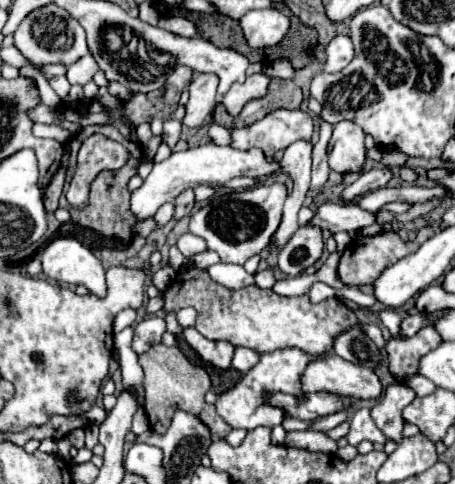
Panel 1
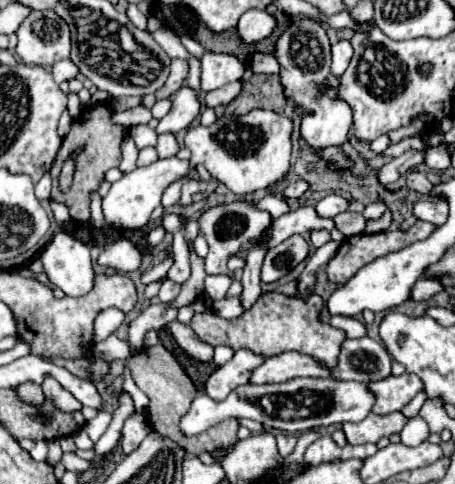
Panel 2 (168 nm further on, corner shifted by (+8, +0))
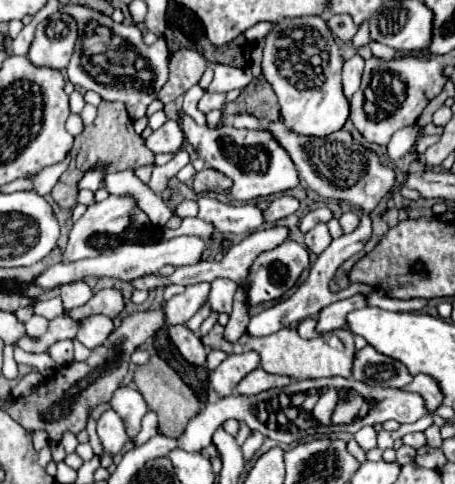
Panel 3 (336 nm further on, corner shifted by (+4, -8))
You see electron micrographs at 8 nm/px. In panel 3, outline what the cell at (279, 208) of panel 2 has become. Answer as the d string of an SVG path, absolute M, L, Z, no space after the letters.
M198 196L198 218L214 226L214 234L250 234L264 226L264 212L256 204L222 204L210 196Z

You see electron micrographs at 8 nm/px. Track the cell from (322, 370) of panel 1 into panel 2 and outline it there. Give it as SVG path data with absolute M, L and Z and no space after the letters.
M284 352L284 356L272 356L264 360L262 366L252 372L250 384L274 384L300 376L332 376L332 372L320 368L320 364L316 364L316 360L312 360L310 356Z

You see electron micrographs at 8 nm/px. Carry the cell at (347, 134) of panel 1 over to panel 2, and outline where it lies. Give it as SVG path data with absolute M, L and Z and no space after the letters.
M294 18L290 26L280 34L274 56L280 64L278 76L284 94L294 102L294 108L300 112L302 138L312 148L342 146L348 140L348 132L352 128L352 108L342 98L330 98L322 92L340 84L338 78L330 72L330 40L322 24L312 18Z

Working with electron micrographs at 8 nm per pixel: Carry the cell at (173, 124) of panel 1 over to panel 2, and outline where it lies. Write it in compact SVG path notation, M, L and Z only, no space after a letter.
M164 134L164 136L158 136L158 144L156 144L156 150L160 154L160 158L172 158L178 154L180 146L174 138L174 134Z

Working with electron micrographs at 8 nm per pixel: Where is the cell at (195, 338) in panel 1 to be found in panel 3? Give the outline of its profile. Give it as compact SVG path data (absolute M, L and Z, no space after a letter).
M180 324L180 326L170 326L168 334L170 334L170 340L176 344L176 348L180 350L180 354L190 364L196 364L196 366L206 364L206 348L192 330L188 330L186 326Z

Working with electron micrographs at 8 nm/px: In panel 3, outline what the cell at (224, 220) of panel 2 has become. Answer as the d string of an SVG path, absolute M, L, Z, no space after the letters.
M224 278L214 280L210 284L210 296L208 296L208 302L210 302L212 310L228 312L230 314L236 288L238 288L238 284L234 280L224 280Z

